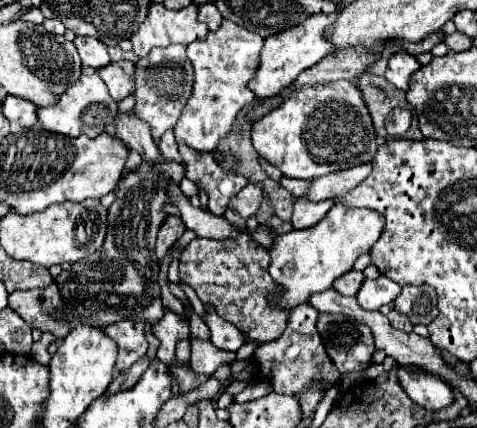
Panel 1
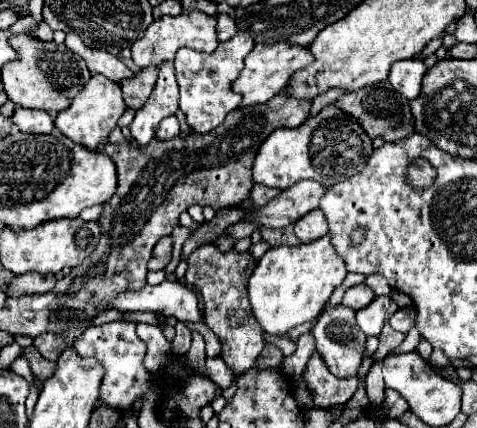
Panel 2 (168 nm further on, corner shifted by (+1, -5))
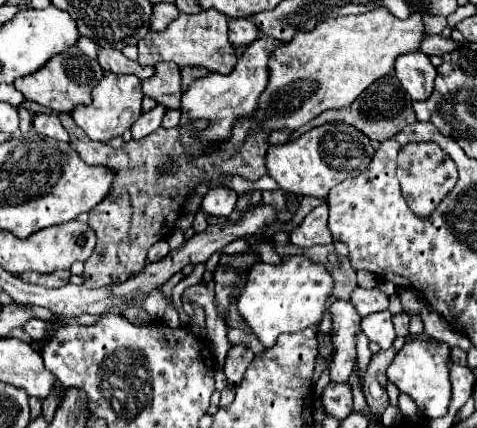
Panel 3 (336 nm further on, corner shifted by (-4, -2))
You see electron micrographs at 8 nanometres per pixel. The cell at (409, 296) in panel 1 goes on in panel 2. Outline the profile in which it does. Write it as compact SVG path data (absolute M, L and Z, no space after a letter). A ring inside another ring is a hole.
M411 306L411 308L403 308L403 310L397 310L397 312L389 318L389 324L391 324L393 330L407 334L407 330L415 324L415 316L417 316L417 310L415 310L413 306Z

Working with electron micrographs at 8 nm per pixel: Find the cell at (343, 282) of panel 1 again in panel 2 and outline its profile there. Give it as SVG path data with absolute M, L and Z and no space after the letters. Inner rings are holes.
M357 284L357 286L353 286L353 288L349 288L345 292L343 304L349 306L349 308L353 308L353 310L361 310L367 304L371 304L373 298L375 298L375 294L373 294L373 290L367 284Z

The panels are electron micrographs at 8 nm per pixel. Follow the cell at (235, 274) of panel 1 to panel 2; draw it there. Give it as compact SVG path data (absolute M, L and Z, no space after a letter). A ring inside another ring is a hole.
M205 244L199 246L191 256L189 256L189 268L185 274L185 282L193 284L201 296L203 296L203 322L219 336L223 350L221 358L225 364L231 368L235 376L245 374L255 366L257 356L261 354L265 340L263 340L263 330L251 316L251 306L247 298L247 280L255 268L255 258L247 252L239 254L235 250L229 250L227 254L221 254L215 244Z

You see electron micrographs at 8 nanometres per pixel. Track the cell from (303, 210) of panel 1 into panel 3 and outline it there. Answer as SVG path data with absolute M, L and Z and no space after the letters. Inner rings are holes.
M322 203L316 209L312 209L304 221L290 233L290 241L302 249L312 245L330 245L332 235L328 231L328 205Z

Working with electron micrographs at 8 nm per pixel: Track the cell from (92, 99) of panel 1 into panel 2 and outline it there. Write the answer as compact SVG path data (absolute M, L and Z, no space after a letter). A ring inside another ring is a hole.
M93 74L91 80L87 82L87 86L75 96L75 100L71 102L71 108L63 110L57 114L55 118L55 126L73 142L85 146L87 150L95 150L97 144L107 138L111 134L113 128L117 128L117 120L121 118L121 114L127 110L127 104L123 102L123 94L121 94L121 84L107 80L101 74Z

